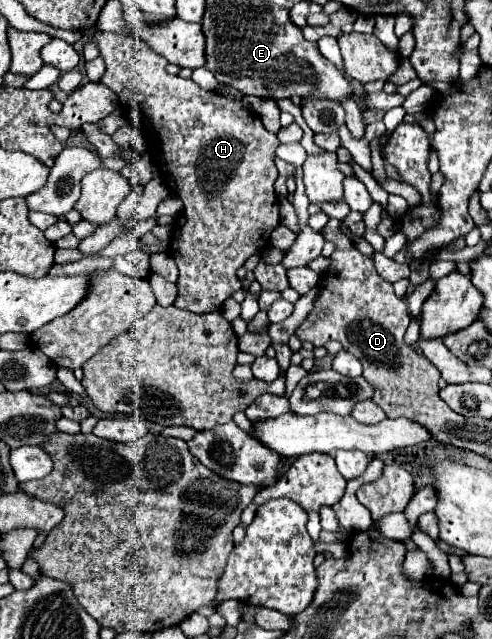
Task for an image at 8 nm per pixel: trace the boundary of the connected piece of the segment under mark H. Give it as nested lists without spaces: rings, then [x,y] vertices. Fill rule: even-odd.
[[[95,32],[93,36],[85,36],[85,40],[95,40],[97,46],[99,46],[99,52],[101,52],[101,58],[105,60],[105,74],[101,76],[101,84],[105,84],[107,88],[111,88],[117,96],[119,96],[119,102],[121,104],[127,104],[131,114],[135,116],[135,108],[137,112],[141,112],[139,120],[143,126],[147,126],[147,152],[153,160],[153,164],[157,166],[161,178],[167,182],[167,188],[171,194],[175,194],[177,198],[183,200],[183,216],[179,220],[179,234],[175,238],[173,234],[173,240],[171,240],[171,256],[173,260],[177,262],[177,268],[179,268],[179,280],[177,280],[177,288],[179,288],[179,296],[175,300],[175,308],[181,308],[181,310],[189,310],[189,312],[195,312],[195,314],[207,314],[207,312],[215,312],[221,308],[221,304],[231,298],[233,292],[237,292],[241,288],[241,282],[237,278],[237,270],[245,264],[245,260],[253,254],[259,254],[267,244],[269,244],[269,234],[271,230],[275,230],[279,226],[279,200],[275,196],[275,190],[273,190],[273,184],[279,176],[277,168],[275,168],[275,162],[273,162],[273,156],[275,156],[275,148],[279,144],[277,136],[267,132],[261,124],[259,118],[253,118],[255,112],[249,110],[247,106],[243,106],[241,102],[237,100],[231,100],[231,98],[225,98],[223,94],[219,92],[207,92],[207,90],[201,90],[193,80],[183,80],[179,76],[171,76],[165,72],[165,66],[167,66],[167,60],[159,54],[155,54],[143,40],[139,40],[137,36],[131,36],[131,34],[119,34],[119,32],[109,32],[109,34],[103,34],[103,32]]]

